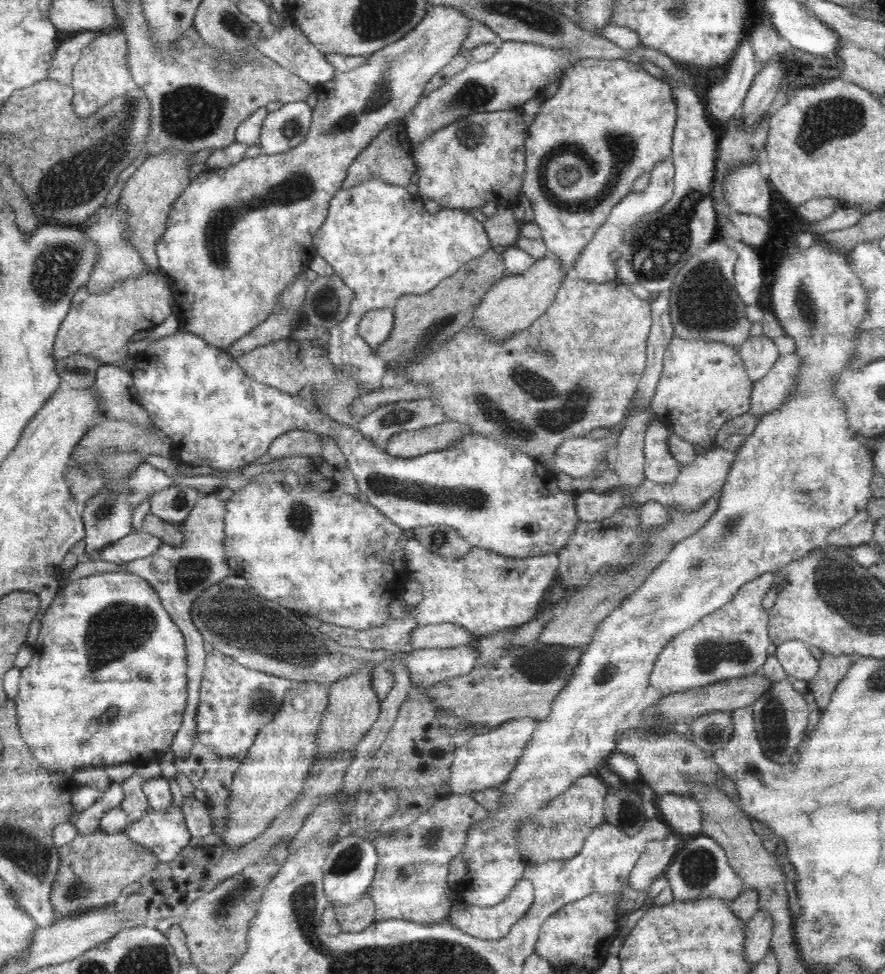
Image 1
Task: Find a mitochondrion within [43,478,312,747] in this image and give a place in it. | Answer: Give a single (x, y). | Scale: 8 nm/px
(119, 629)

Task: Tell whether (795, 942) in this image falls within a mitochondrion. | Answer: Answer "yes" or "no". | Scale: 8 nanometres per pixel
no

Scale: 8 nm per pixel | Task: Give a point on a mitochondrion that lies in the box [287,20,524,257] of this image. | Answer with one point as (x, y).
(382, 93)

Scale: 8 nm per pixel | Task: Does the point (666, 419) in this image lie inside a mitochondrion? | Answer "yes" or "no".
no

